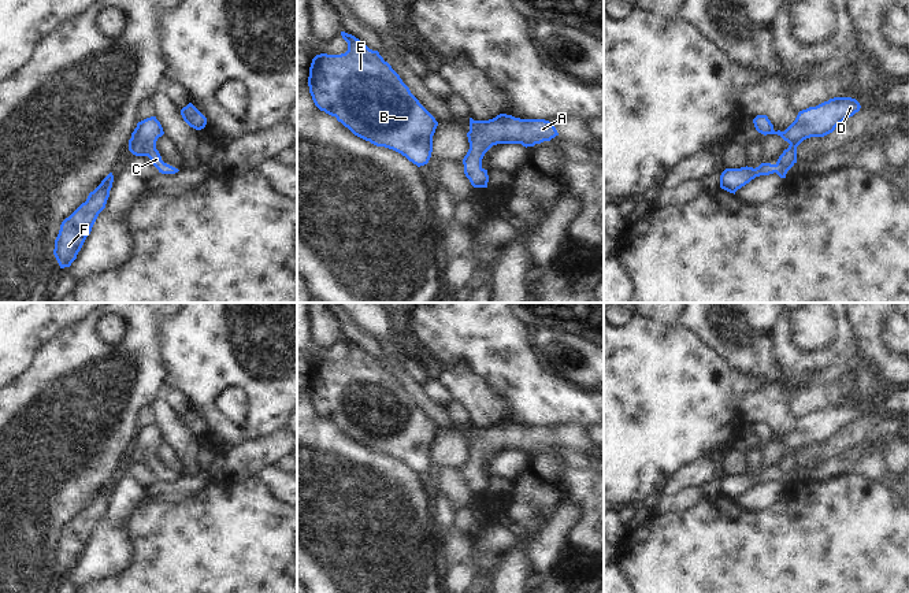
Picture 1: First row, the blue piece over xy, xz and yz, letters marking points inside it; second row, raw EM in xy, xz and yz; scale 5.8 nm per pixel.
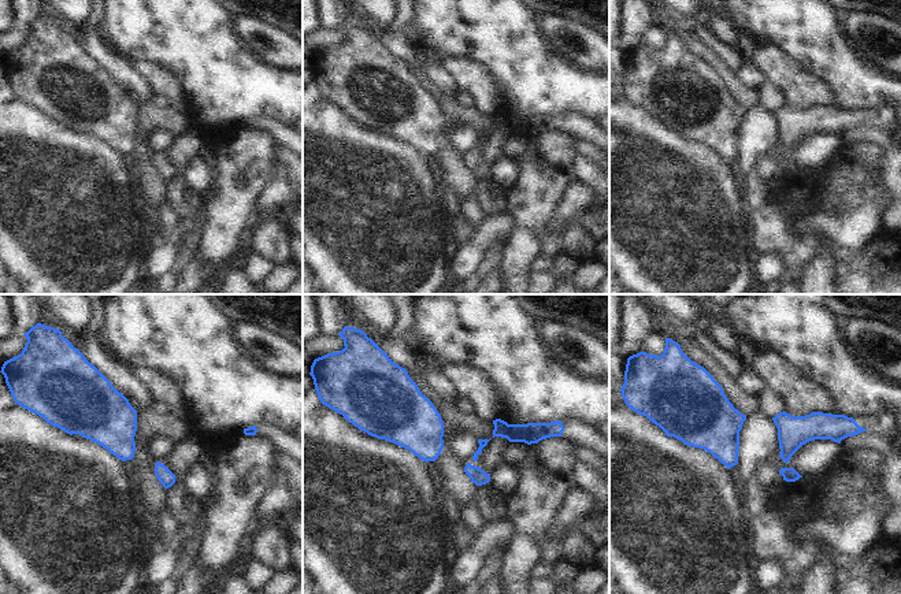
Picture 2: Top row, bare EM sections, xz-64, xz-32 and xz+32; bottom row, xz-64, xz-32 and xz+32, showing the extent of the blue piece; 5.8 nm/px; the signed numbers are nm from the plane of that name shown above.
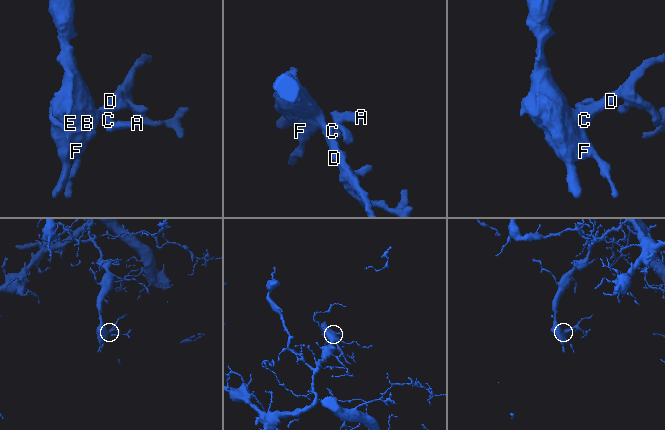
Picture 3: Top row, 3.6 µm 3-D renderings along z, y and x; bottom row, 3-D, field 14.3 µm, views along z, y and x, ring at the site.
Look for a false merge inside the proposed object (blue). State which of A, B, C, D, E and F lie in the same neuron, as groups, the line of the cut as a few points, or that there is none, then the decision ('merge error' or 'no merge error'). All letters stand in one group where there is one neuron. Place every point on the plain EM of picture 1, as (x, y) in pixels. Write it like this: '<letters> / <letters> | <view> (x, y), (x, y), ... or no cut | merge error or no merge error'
A B C D E F | no cut | no merge error

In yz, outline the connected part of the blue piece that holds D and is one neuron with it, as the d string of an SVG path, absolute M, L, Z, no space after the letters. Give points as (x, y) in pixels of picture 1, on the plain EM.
M834 404L816 414L809 414L798 419L795 427L784 437L775 438L767 422L757 422L753 426L758 440L778 441L790 452L779 463L775 471L761 470L758 474L726 475L720 482L720 494L734 500L760 482L776 479L786 485L787 478L797 470L797 453L806 445L824 444L835 437L845 426L853 423L861 415L860 409L852 404Z

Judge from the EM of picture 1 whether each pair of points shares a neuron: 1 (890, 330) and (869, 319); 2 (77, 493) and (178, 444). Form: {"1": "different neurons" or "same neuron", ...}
{"1": "different neurons", "2": "different neurons"}

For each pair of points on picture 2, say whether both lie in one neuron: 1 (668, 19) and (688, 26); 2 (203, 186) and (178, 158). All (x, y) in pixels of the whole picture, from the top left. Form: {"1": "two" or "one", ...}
{"1": "one", "2": "two"}

